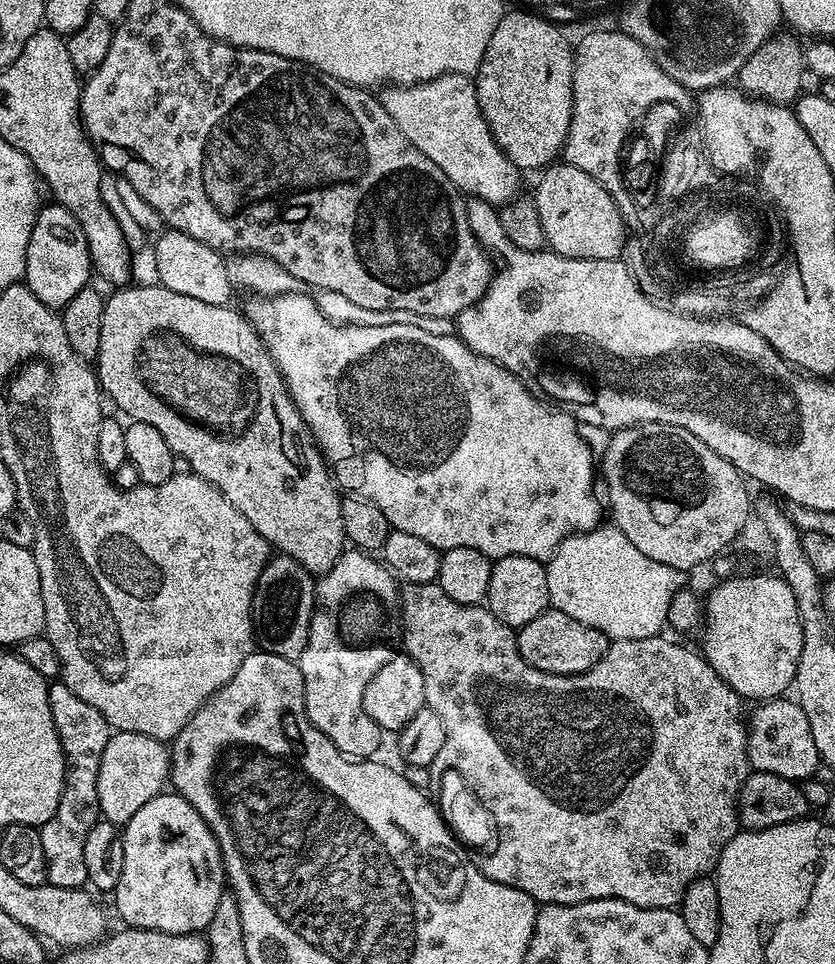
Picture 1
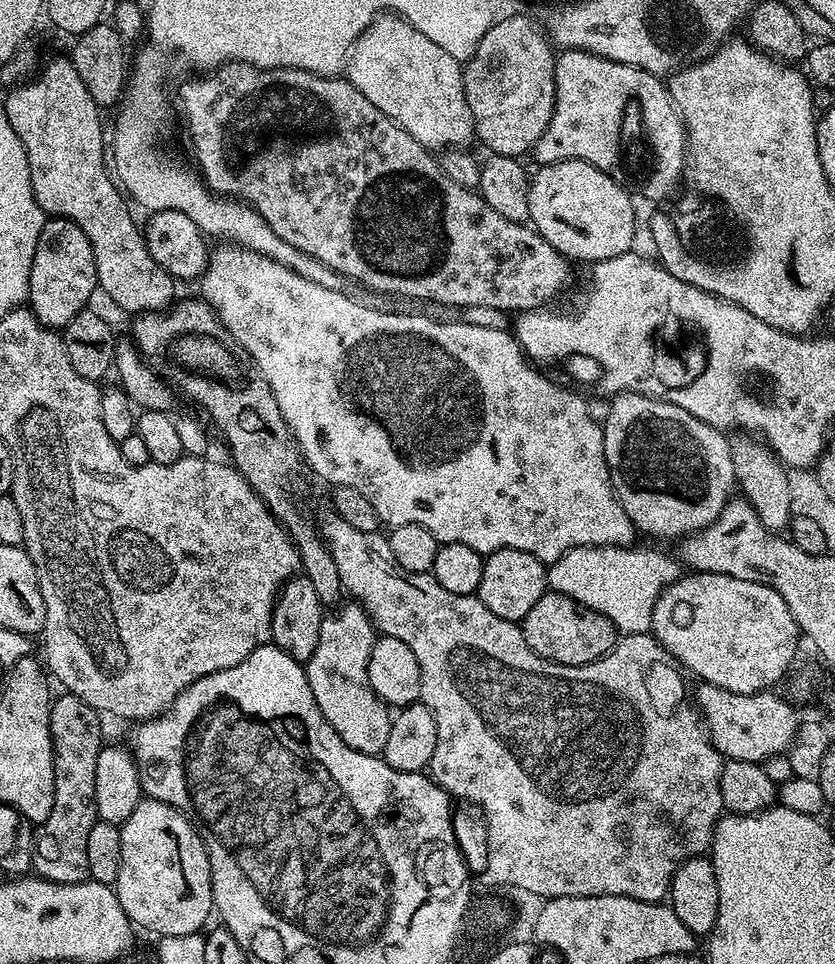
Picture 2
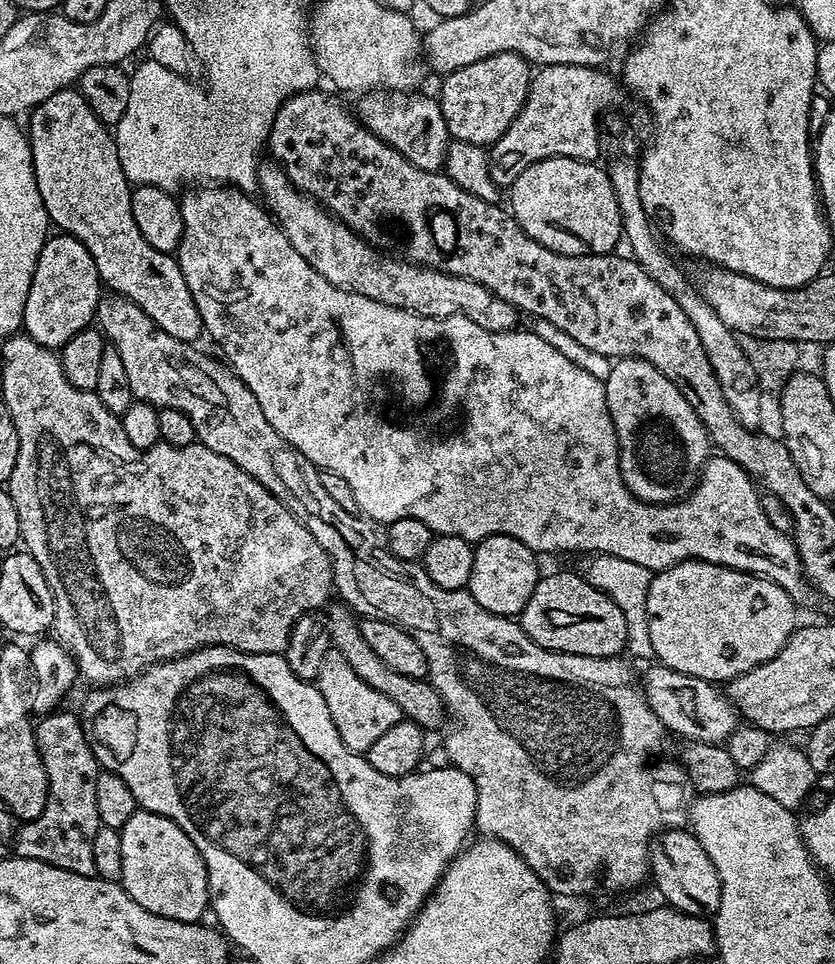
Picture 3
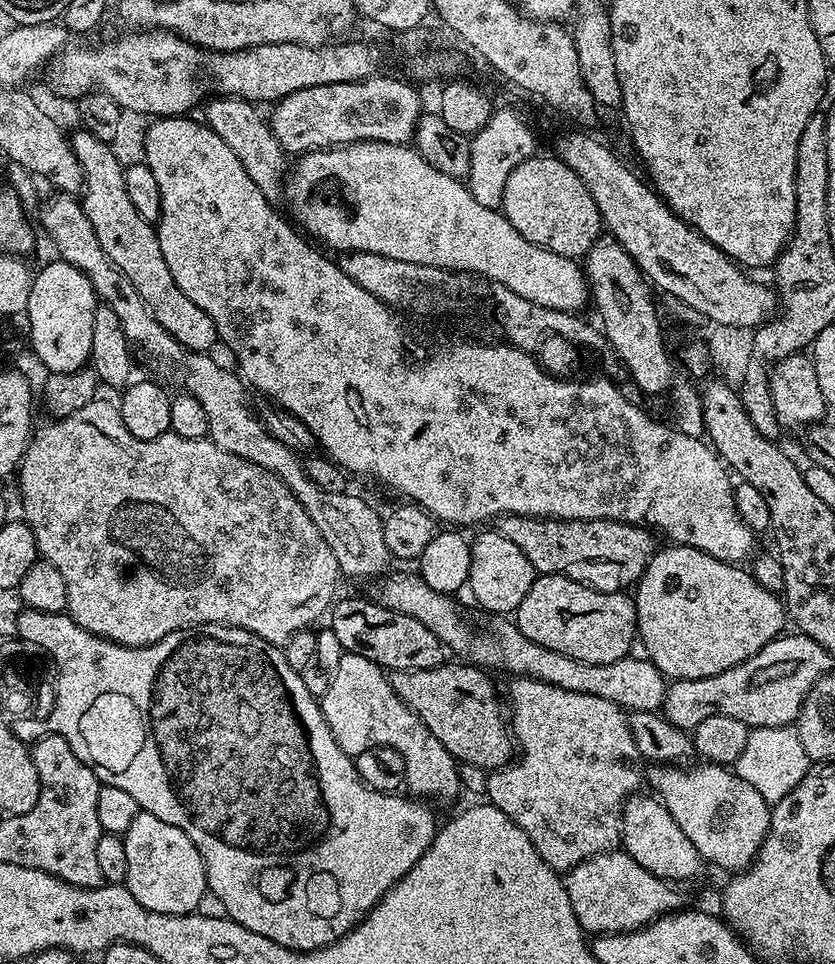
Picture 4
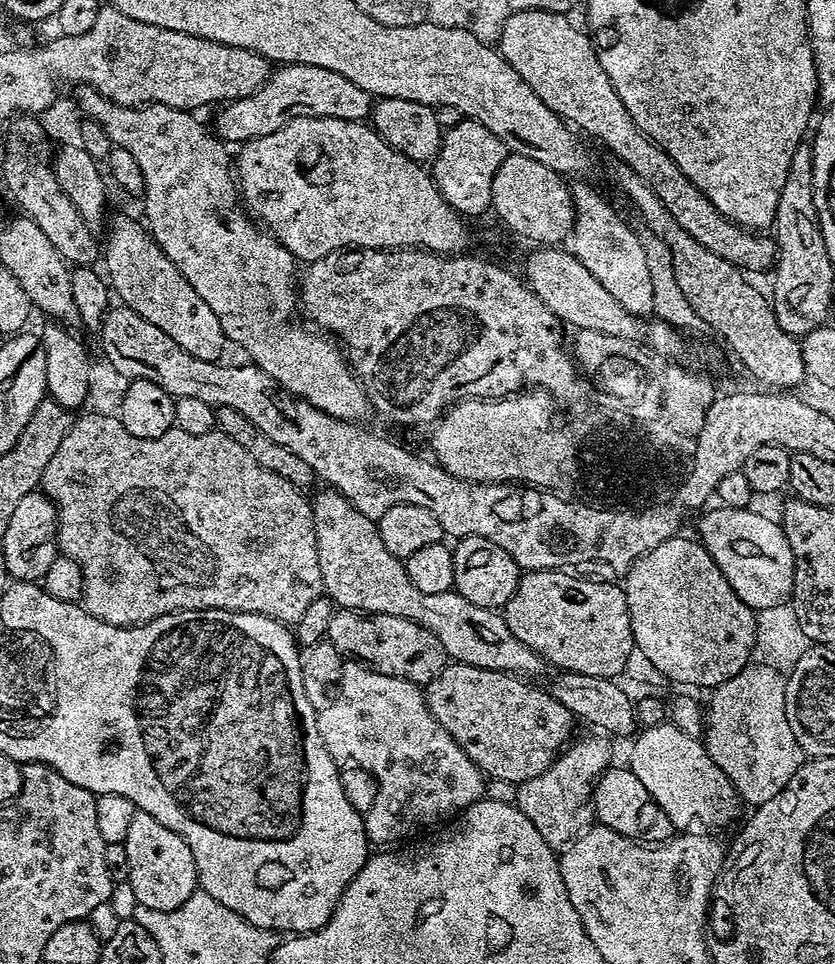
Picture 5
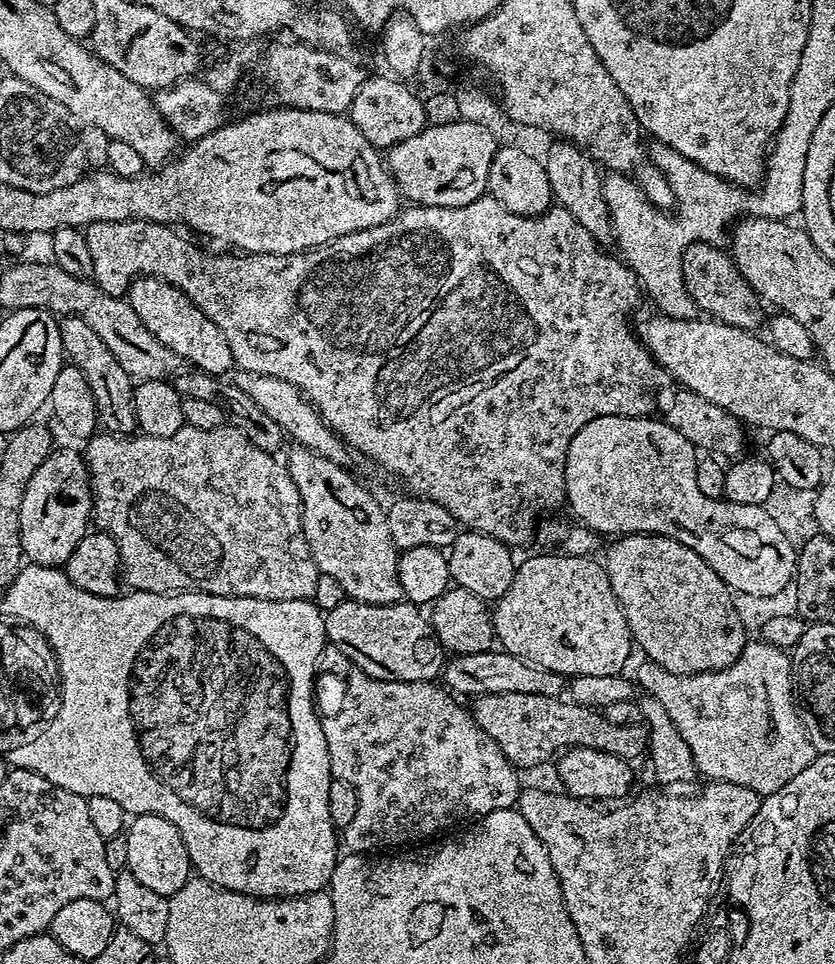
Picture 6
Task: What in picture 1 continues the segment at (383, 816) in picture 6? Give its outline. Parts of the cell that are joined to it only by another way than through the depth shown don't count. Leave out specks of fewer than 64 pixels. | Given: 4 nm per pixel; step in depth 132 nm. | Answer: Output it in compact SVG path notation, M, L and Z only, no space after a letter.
M346 550L329 572L319 577L316 585L316 608L308 631L306 650L299 658L304 679L304 709L314 726L334 742L339 752L349 758L372 758L380 748L382 729L366 714L362 694L378 670L402 644L402 588L395 576L375 555L363 550Z

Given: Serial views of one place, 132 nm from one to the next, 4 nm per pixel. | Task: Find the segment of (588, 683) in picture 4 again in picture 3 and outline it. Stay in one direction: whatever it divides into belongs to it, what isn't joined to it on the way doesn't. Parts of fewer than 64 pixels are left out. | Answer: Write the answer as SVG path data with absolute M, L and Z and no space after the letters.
M655 666L642 676L642 691L650 710L658 714L665 729L676 736L685 736L685 741L697 740L703 744L724 744L728 736L738 727L735 704L720 692L711 680L694 678L678 670Z

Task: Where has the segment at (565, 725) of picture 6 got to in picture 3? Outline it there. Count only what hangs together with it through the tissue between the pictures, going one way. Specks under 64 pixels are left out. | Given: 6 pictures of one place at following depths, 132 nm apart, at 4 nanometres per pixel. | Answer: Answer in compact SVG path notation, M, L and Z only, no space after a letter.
M343 602L329 603L326 608L326 619L334 651L342 658L346 658L346 662L350 662L350 670L354 670L354 674L358 674L358 678L362 678L362 682L366 682L366 686L374 686L374 690L378 690L378 694L386 694L386 698L390 698L390 702L394 702L394 706L398 706L403 719L412 720L418 727L425 730L438 727L443 720L445 723L444 703L434 690L434 686L428 683L427 679L406 678L398 670L386 666L386 662L382 662L382 658L378 658L378 654L374 654L374 650L370 650L370 646L366 646L366 638L362 638L357 613L353 612L347 604Z

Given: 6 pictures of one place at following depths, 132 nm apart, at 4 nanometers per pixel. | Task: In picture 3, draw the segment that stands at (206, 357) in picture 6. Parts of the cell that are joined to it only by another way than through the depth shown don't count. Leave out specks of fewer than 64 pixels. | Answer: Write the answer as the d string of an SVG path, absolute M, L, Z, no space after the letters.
M75 87L50 94L46 102L31 109L28 118L26 131L28 144L32 148L34 178L38 182L38 194L42 194L42 206L46 206L49 221L55 227L57 224L61 233L78 238L78 242L90 250L101 285L109 293L125 296L130 302L142 306L142 310L146 310L146 314L150 314L152 321L166 330L170 338L192 344L199 336L203 337L202 314L198 314L198 306L194 306L190 286L186 286L186 278L182 278L182 270L175 255L154 250L154 246L142 238L138 222L134 222L134 210L130 210L132 188L122 170L122 162L118 162L118 150L109 125L102 123L94 110L90 110L86 98Z

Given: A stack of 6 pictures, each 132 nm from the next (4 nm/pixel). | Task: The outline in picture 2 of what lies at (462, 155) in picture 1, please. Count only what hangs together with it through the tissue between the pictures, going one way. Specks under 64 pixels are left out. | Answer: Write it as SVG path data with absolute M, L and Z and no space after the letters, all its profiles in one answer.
M381 14L356 39L346 60L346 79L423 148L456 150L473 139L461 61L414 30L402 16Z

